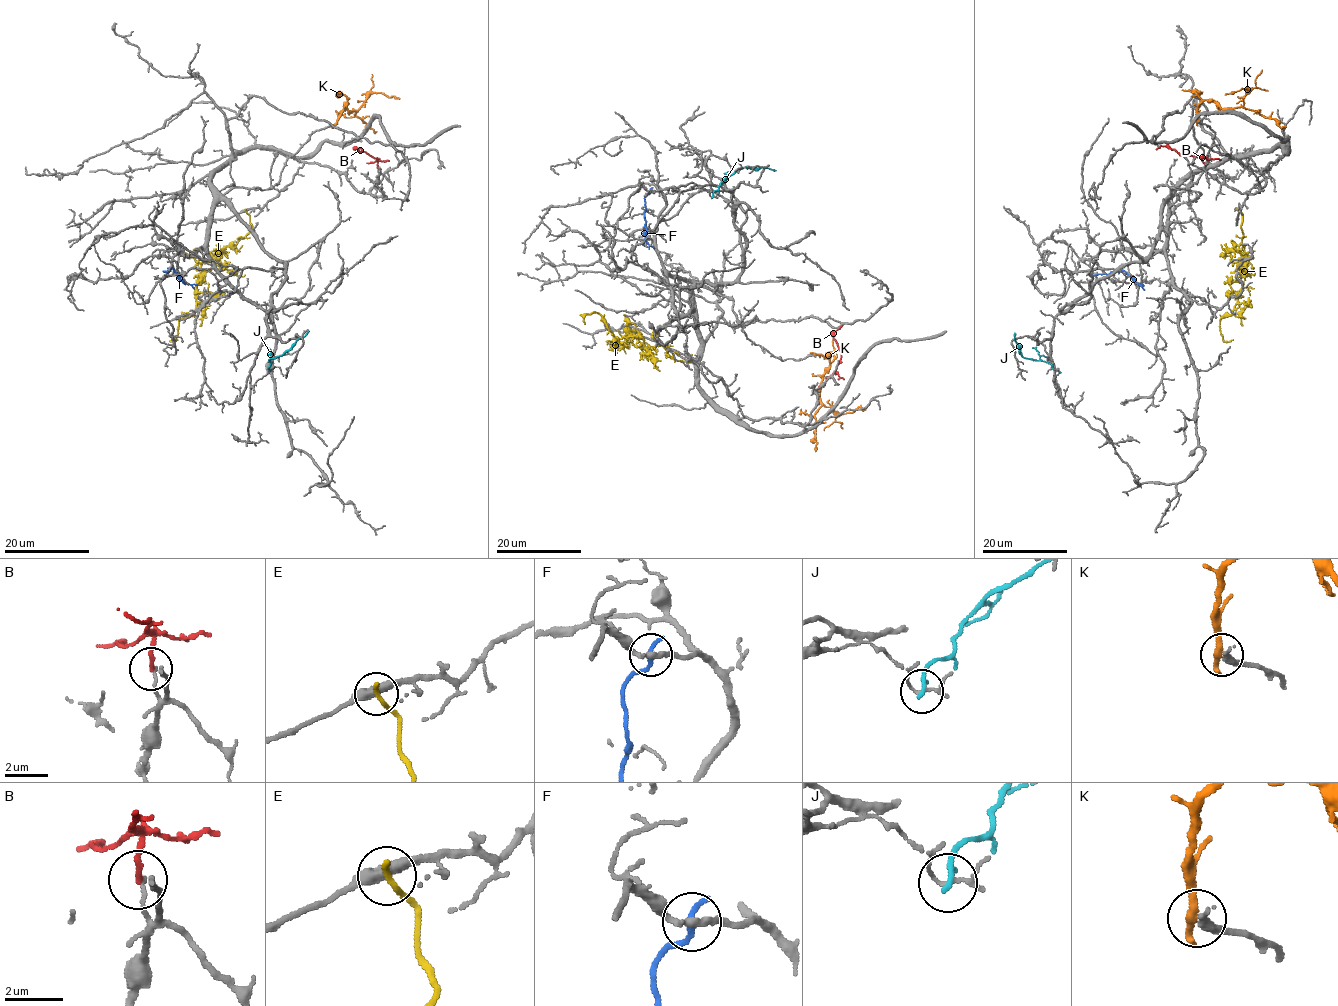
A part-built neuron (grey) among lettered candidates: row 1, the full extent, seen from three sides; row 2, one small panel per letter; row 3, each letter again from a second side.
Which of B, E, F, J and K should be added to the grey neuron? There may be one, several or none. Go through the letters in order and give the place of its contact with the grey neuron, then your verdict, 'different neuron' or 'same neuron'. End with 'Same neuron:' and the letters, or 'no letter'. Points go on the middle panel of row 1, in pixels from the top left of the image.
B: contact (831, 375); different neuron
E: contact (690, 356); different neuron
F: contact (650, 191); different neuron
J: contact (712, 197); different neuron
K: contact (814, 354); different neuron
Same neuron: no letter

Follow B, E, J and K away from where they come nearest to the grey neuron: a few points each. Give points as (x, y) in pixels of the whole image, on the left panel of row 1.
B: (377, 167), (378, 160), (357, 149), (360, 147), (363, 152)
E: (245, 210), (252, 229), (234, 245), (225, 247), (204, 273), (196, 286), (195, 312), (179, 320), (176, 339)
J: (270, 370), (269, 359), (283, 353), (309, 331)
K: (335, 124), (346, 103), (347, 112), (360, 108), (371, 93), (384, 93), (399, 99)

